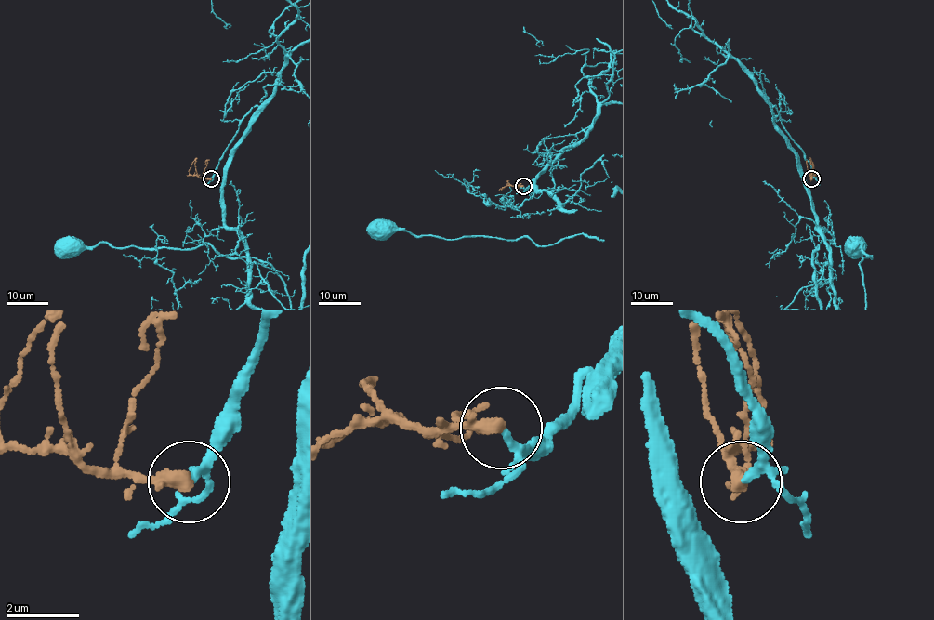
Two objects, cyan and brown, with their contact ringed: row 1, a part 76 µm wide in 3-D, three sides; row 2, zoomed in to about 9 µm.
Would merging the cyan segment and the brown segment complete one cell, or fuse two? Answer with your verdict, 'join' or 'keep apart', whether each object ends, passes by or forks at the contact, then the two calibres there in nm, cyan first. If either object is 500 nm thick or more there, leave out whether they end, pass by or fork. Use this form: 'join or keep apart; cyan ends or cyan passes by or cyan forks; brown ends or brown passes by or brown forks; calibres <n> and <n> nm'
join; cyan forks; brown ends; calibres 130 and 400 nm

